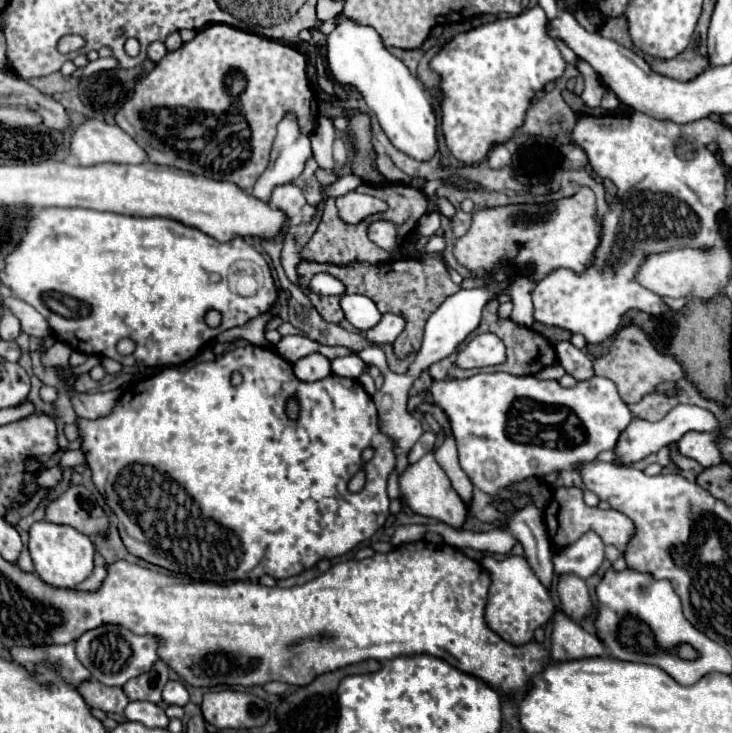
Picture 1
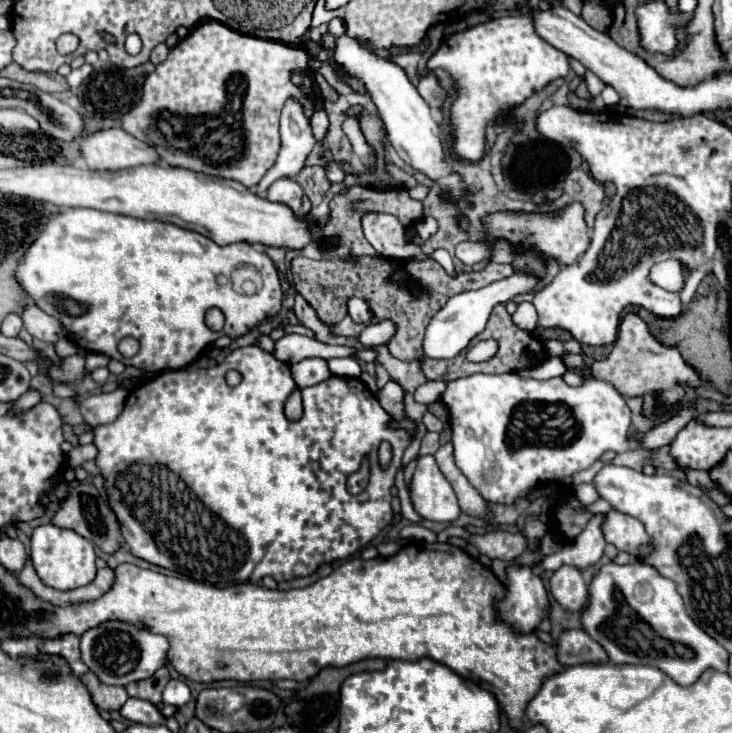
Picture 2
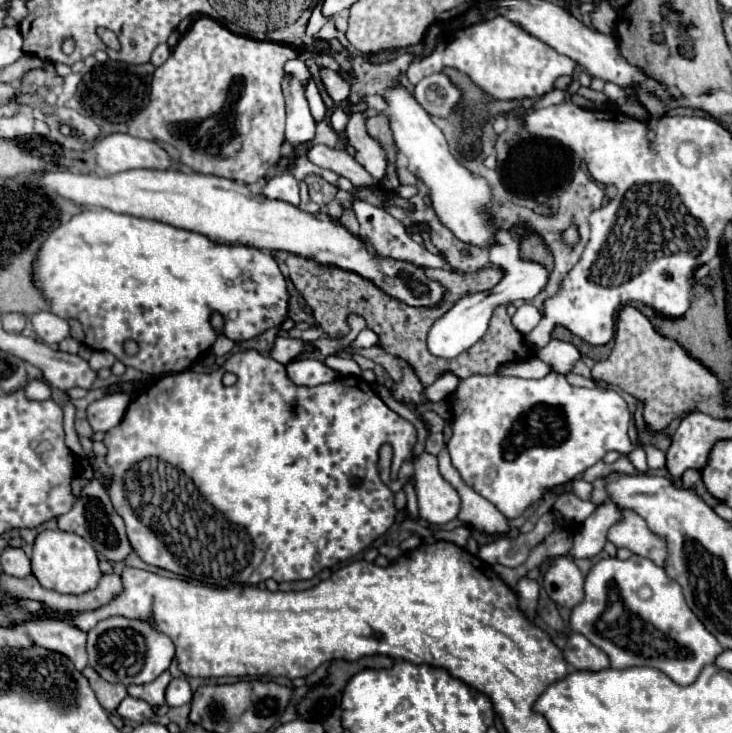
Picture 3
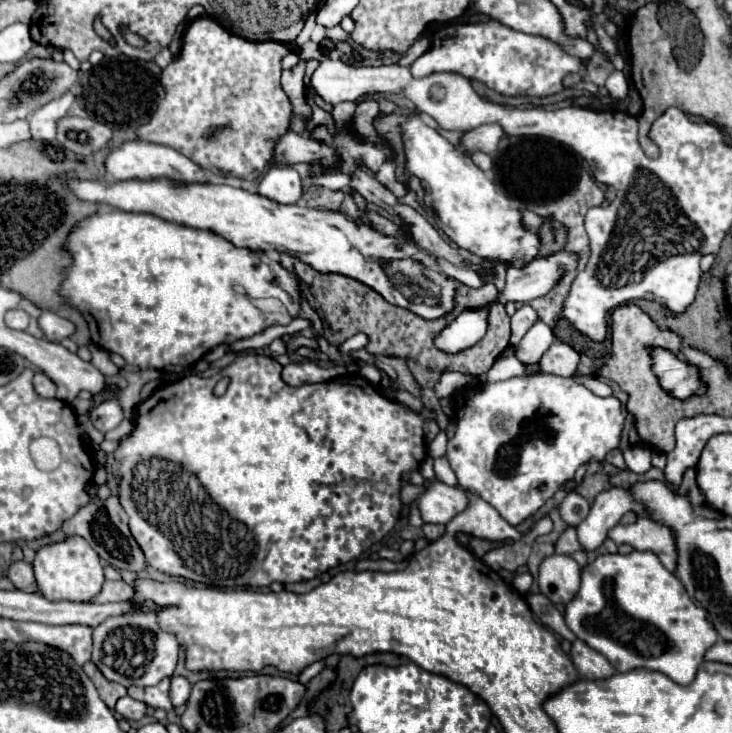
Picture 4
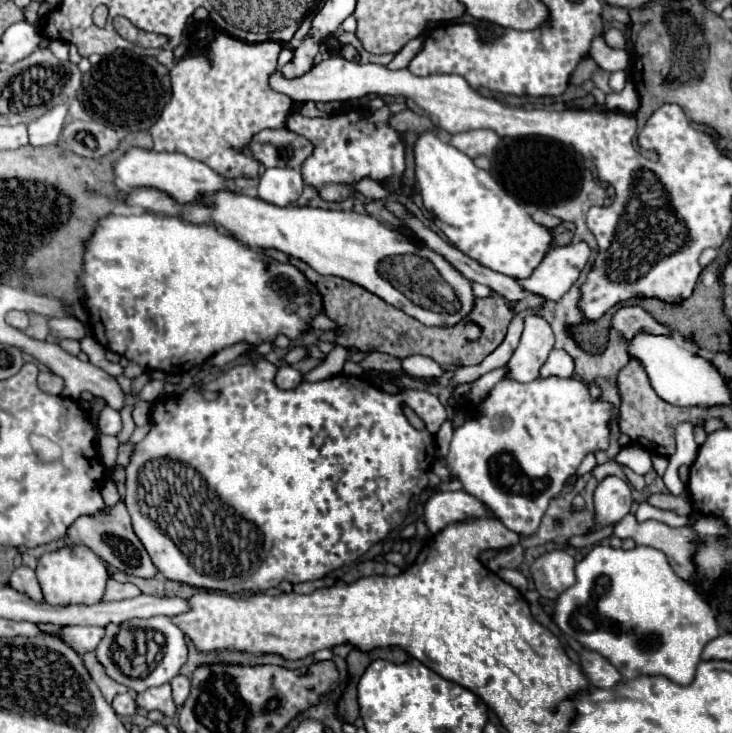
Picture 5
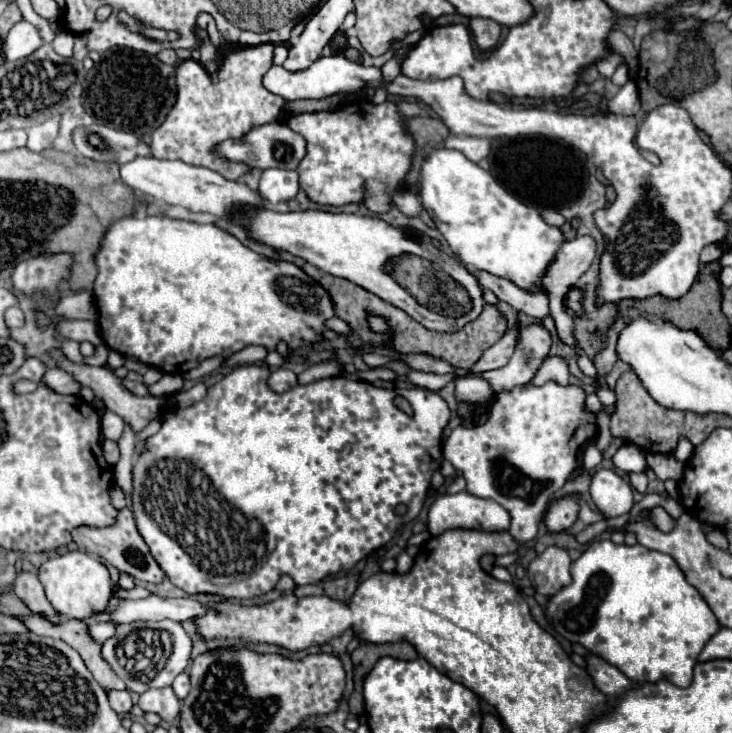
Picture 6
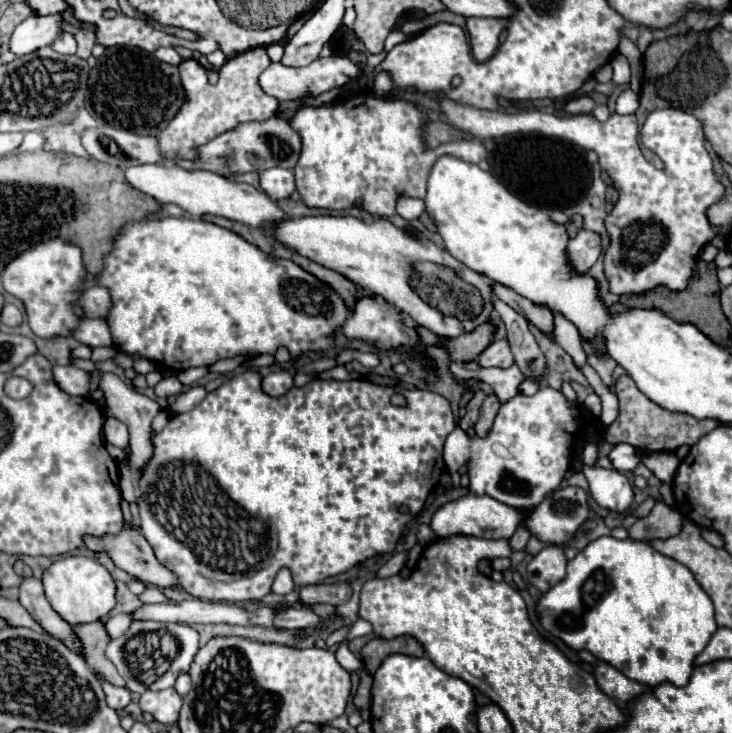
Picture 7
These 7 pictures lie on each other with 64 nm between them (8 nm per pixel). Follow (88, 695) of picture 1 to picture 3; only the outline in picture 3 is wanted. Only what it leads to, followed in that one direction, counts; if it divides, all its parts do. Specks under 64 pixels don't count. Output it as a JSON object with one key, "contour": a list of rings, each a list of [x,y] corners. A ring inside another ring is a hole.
{"contour":[[[86,666],[86,668],[82,670],[82,674],[90,680],[90,686],[92,686],[92,690],[96,692],[98,702],[100,702],[108,712],[114,712],[114,710],[118,708],[118,704],[128,696],[124,684],[104,682],[104,678],[100,678],[100,674],[98,674],[94,668],[90,668],[90,666]]]}

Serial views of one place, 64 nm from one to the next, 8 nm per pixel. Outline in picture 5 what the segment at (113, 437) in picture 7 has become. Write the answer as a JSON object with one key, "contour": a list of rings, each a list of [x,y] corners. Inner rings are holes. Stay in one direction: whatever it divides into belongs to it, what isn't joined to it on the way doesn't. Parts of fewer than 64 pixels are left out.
{"contour":[[[104,408],[98,416],[98,432],[100,434],[110,434],[110,436],[118,436],[118,432],[122,430],[122,420],[120,420],[120,414],[112,408]]]}

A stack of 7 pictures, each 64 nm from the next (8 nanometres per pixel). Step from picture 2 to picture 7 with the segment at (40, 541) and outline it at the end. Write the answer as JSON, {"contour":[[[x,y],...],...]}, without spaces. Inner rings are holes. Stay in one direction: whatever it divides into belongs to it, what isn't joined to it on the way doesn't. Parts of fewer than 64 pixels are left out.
{"contour":[[[66,556],[54,562],[42,576],[46,598],[50,606],[70,624],[90,624],[102,620],[116,606],[116,584],[110,572],[96,560],[86,556]]]}

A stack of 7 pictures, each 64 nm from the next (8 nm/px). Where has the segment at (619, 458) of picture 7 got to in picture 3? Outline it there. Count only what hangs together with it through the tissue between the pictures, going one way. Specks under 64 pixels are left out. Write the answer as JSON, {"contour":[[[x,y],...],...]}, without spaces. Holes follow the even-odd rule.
{"contour":[[[636,448],[628,454],[630,464],[638,470],[638,472],[646,473],[649,471],[647,464],[646,452],[642,448]]]}

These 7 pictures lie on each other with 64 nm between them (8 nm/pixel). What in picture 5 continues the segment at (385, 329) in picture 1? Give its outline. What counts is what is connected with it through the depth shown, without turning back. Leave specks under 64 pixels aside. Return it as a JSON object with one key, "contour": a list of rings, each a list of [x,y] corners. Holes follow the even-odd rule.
{"contour":[[[336,346],[316,368],[312,368],[310,372],[304,374],[304,380],[306,380],[306,382],[318,382],[318,380],[336,376],[338,370],[342,370],[342,366],[344,366],[344,356],[346,356],[344,348]]]}

